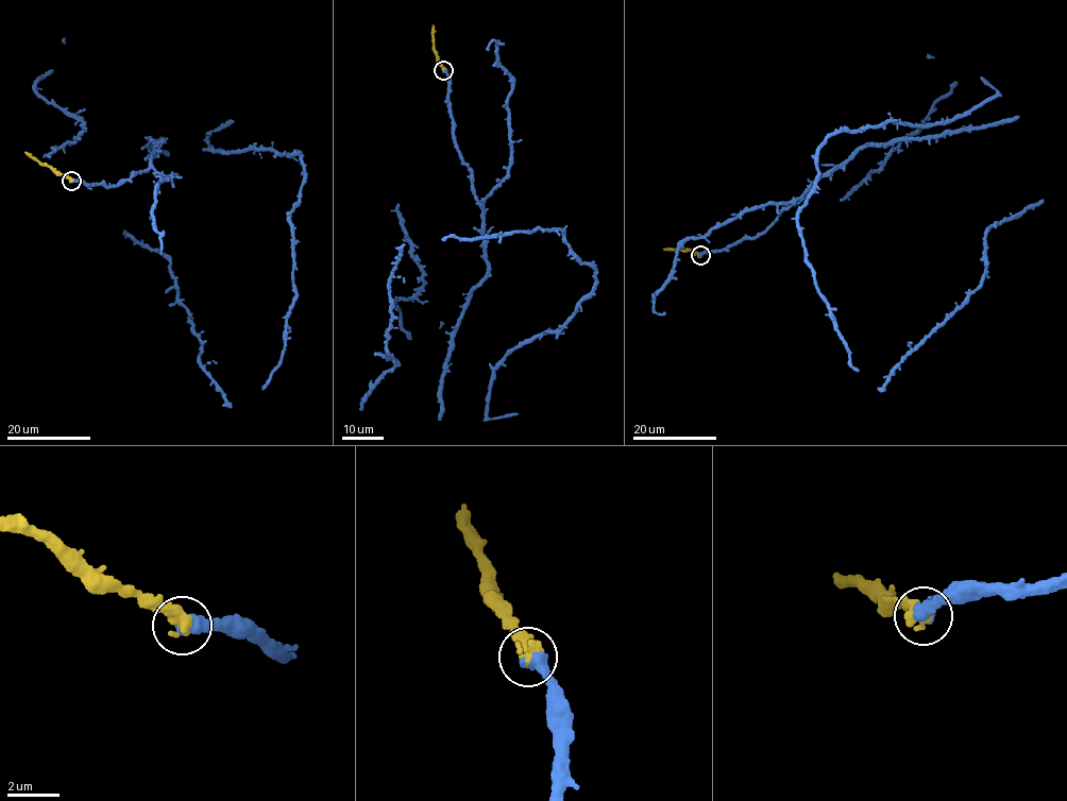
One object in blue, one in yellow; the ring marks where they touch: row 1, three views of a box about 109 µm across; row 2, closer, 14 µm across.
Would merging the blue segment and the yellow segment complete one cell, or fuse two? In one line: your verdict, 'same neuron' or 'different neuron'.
same neuron

